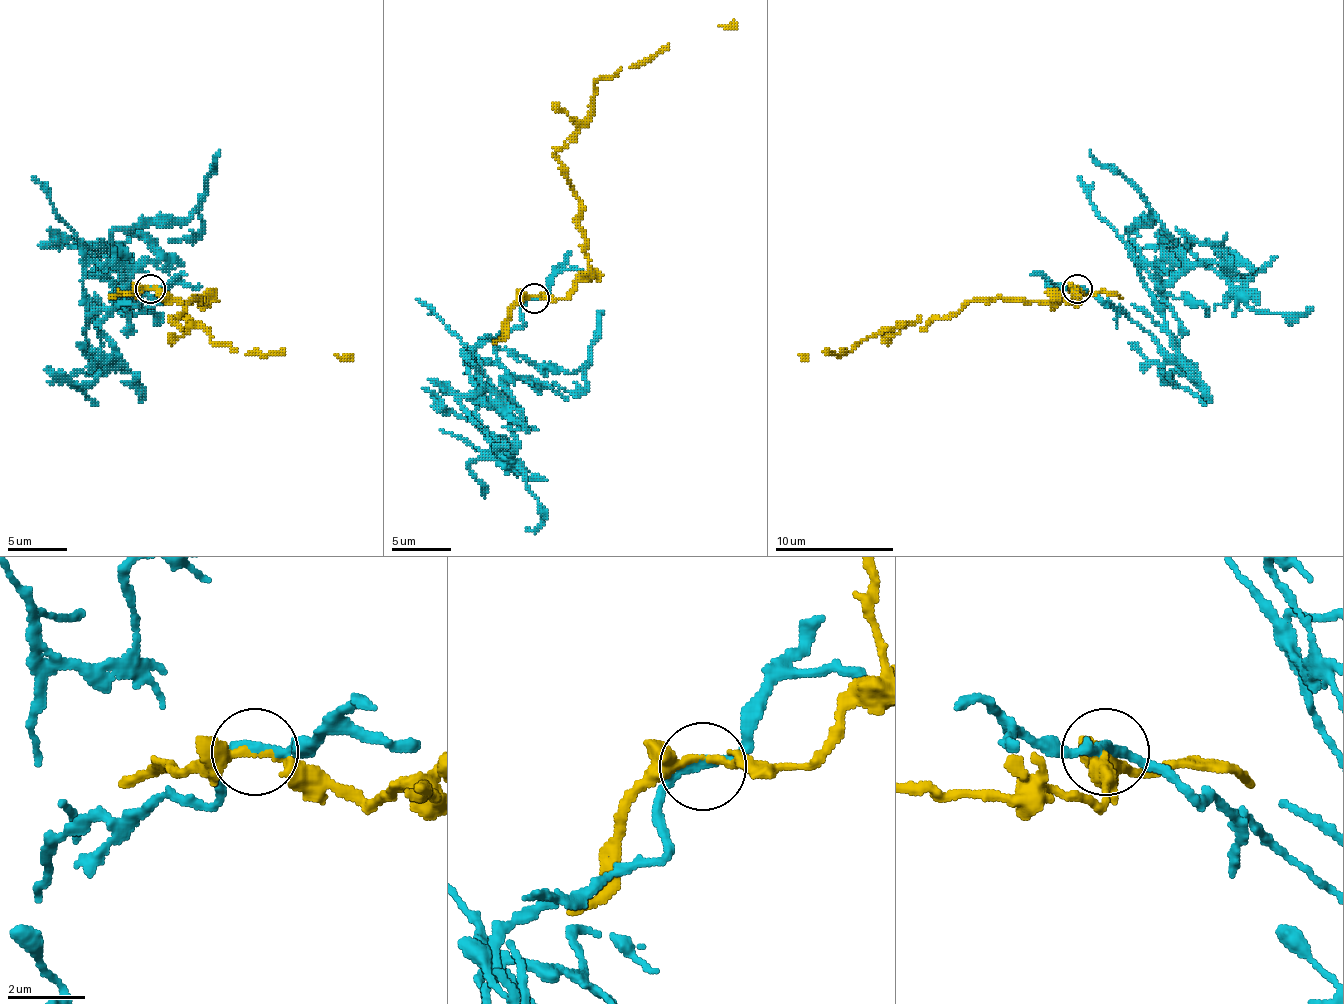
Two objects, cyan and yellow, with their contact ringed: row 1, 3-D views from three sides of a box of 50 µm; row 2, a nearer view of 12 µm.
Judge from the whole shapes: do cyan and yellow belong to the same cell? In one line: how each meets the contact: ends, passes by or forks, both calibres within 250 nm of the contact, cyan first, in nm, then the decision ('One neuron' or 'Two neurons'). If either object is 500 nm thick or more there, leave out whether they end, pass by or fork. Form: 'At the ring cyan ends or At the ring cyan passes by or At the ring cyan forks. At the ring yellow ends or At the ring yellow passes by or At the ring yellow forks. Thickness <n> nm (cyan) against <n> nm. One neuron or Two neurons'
At the ring cyan passes by. At the ring yellow passes by. Thickness 240 nm (cyan) against 200 nm. Two neurons

